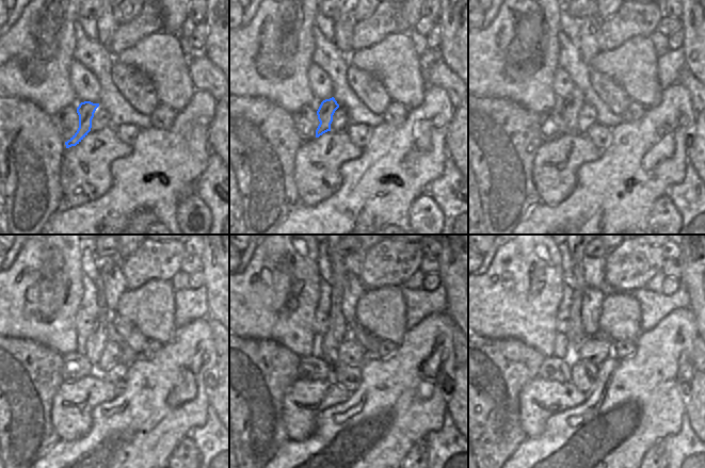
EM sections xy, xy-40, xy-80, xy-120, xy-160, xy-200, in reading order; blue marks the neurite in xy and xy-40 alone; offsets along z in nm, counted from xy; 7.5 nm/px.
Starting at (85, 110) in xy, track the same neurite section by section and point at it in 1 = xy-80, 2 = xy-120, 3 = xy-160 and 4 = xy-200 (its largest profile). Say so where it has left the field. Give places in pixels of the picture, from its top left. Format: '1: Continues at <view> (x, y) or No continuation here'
1: Continues at xy-80 (573, 102)
2: Continues at xy-120 (96, 340)
3: Continues at xy-160 (337, 332)
4: Continues at xy-200 (576, 334).

